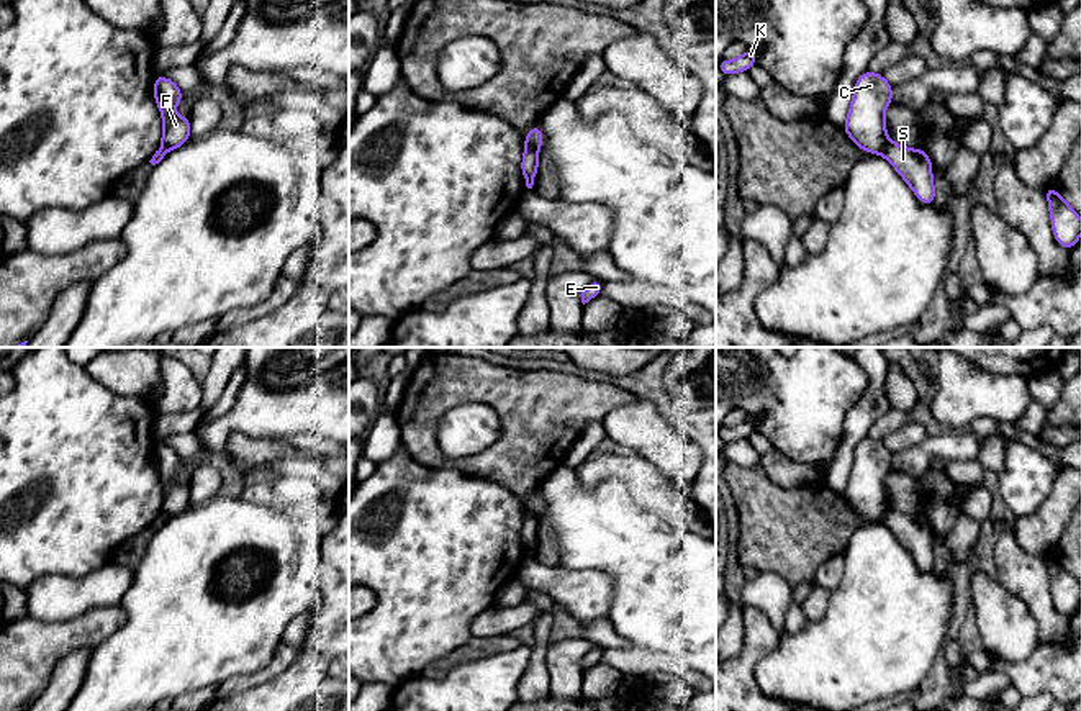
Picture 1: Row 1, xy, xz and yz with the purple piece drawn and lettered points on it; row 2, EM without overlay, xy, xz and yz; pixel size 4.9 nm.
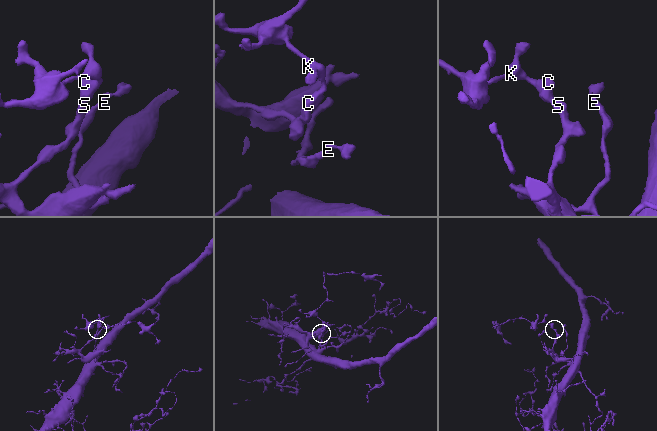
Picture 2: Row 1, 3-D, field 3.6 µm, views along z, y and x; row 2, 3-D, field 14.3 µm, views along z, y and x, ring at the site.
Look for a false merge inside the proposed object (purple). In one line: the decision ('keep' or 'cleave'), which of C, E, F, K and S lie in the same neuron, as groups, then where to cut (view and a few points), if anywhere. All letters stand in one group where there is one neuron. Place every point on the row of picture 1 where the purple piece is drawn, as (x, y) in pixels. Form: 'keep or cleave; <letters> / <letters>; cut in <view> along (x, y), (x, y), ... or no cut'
cleave; C F K / E S; cut in yz along (890, 141), (880, 153)

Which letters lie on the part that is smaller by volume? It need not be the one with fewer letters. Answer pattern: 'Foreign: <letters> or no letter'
Foreign: C, F, K

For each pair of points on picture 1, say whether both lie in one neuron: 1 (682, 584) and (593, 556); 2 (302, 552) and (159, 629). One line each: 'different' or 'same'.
1: same
2: same

